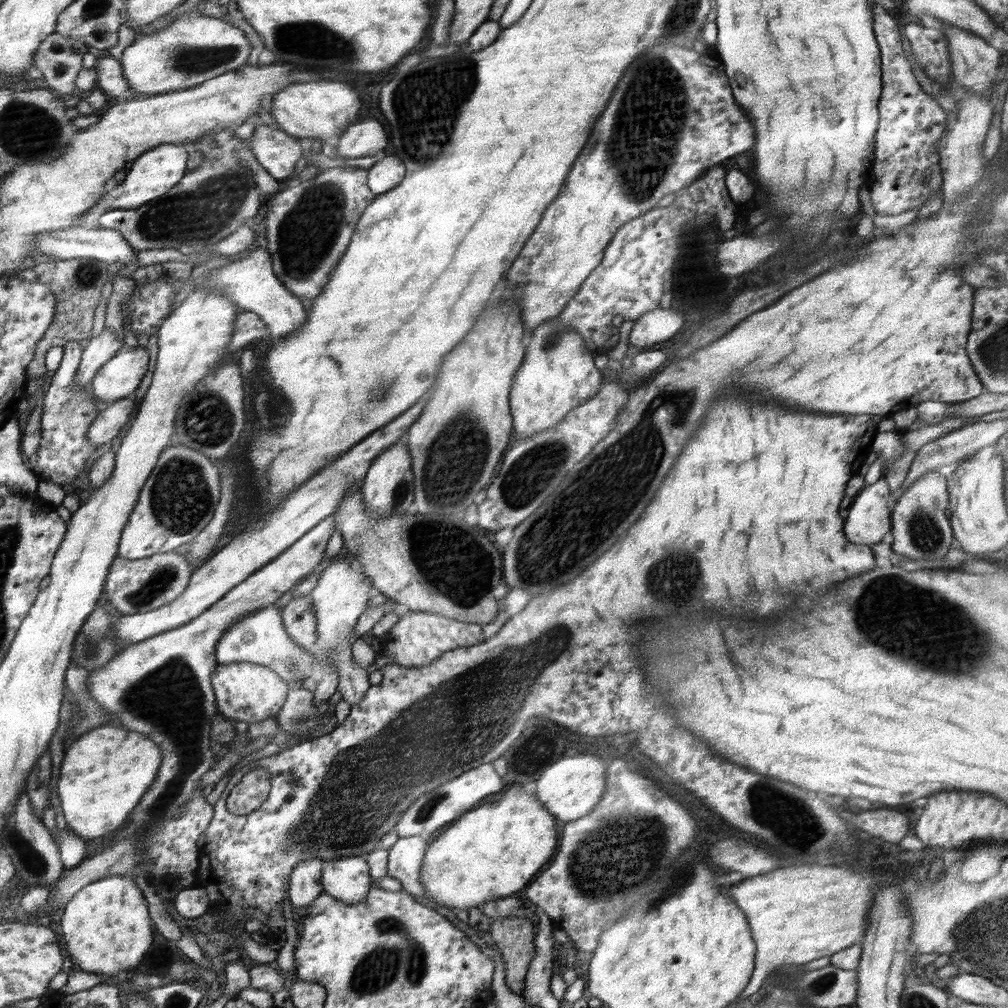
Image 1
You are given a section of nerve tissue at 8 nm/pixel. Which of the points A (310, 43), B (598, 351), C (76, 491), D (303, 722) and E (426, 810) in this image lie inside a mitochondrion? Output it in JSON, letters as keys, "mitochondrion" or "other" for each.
{"A":"mitochondrion","B":"other","C":"other","D":"mitochondrion","E":"mitochondrion"}

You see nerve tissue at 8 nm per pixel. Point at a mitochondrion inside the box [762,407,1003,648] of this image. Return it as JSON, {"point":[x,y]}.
{"point":[927,538]}

